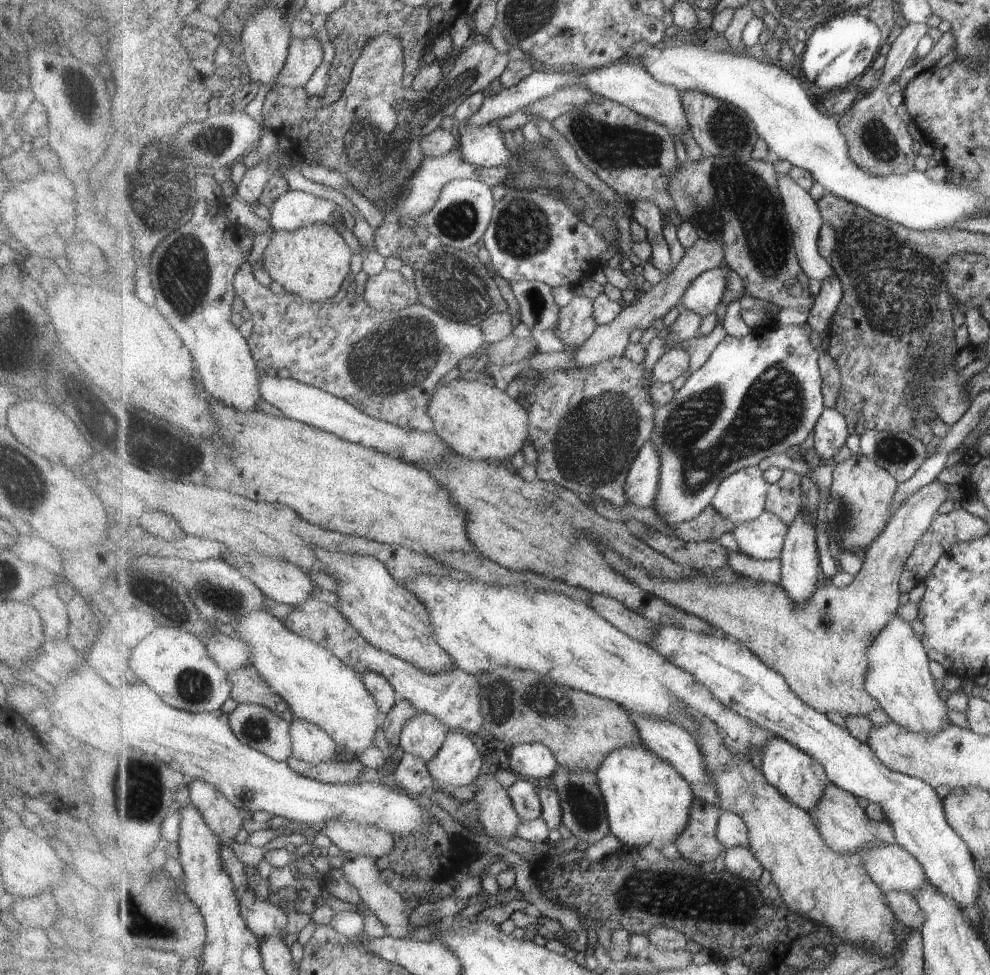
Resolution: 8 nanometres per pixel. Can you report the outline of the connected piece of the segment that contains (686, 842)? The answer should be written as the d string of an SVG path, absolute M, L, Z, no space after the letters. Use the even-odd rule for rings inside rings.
M695 800L686 830L674 843L682 857L700 865L714 862L723 854L723 850L726 851L717 836L722 814L719 807Z

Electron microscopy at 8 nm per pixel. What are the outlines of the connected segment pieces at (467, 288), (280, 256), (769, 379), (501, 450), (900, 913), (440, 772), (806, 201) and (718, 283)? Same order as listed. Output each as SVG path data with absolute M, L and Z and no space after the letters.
M386 219L383 224L376 229L374 239L376 250L385 259L388 257L398 257L405 262L405 265L413 267L415 271L414 280L420 290L419 303L439 312L439 314L448 320L468 323L469 325L479 325L489 316L495 315L496 313L508 312L509 306L507 306L507 300L503 298L503 294L501 294L497 282L493 280L493 275L486 269L487 266L482 264L475 250L465 251L441 245L436 250L429 251L423 246L423 242L421 243L419 241L419 236L415 234L413 228L409 229L400 226L397 220L393 219Z
M319 222L297 231L273 230L270 237L261 265L273 281L289 293L312 302L326 302L337 296L351 272L353 252L335 226Z
M808 322L799 324L799 326L782 324L780 328L769 327L766 324L756 327L753 332L750 332L745 337L734 338L733 336L725 336L711 353L707 362L698 371L694 372L686 380L683 387L678 390L675 399L666 406L656 410L656 428L651 441L658 447L659 455L662 457L661 487L654 506L657 518L662 519L669 526L694 520L713 504L719 486L730 475L748 467L755 467L764 459L776 453L785 453L785 450L789 450L791 446L803 447L811 444L815 426L826 410L825 406L823 406L823 378L821 378L821 370L819 370L819 352L813 346L811 329L813 328Z
M452 380L442 382L434 393L430 403L430 416L433 417L435 432L450 446L456 454L471 458L472 460L499 460L509 463L517 452L523 450L530 438L530 416L518 401L509 396L506 391L497 386L469 380Z
M885 892L887 904L892 908L895 916L901 924L907 928L921 930L927 922L927 916L923 912L916 898L905 892Z
M451 730L443 747L428 762L429 773L442 788L469 786L481 775L483 756L465 731Z
M779 174L778 184L780 194L783 196L788 225L791 228L791 233L794 234L794 248L798 254L798 260L801 261L802 268L806 270L806 274L810 279L819 281L820 284L831 281L836 276L836 271L829 260L820 254L818 246L820 231L825 224L818 202L815 202L813 196L806 189L803 189L789 174Z
M725 267L701 274L685 292L681 308L686 308L701 317L715 314L719 304L724 302L728 286L728 270Z

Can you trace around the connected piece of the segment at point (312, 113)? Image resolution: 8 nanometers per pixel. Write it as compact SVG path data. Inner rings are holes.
M384 33L374 37L366 45L353 68L349 85L337 103L325 109L310 108L305 88L283 87L279 90L273 88L265 98L262 119L267 126L268 134L274 137L280 134L279 108L285 108L287 112L291 112L291 116L299 114L301 118L293 124L297 130L301 126L301 143L296 148L297 154L303 154L306 162L337 171L366 199L376 203L379 209L391 211L396 208L398 197L404 194L408 181L421 169L425 158L422 141L431 132L439 129L443 118L448 115L453 116L456 112L453 100L455 94L465 92L465 96L471 97L473 94L487 90L489 84L493 84L493 80L497 80L506 72L510 62L511 56L497 50L489 39L483 43L470 44L458 55L452 70L443 76L444 80L434 90L415 91L407 89L402 84L406 72L406 58L399 35Z

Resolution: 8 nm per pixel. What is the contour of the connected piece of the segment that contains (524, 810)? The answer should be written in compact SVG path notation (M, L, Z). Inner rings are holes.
M515 778L507 790L523 821L542 817L542 799L538 794L538 783L525 778Z

